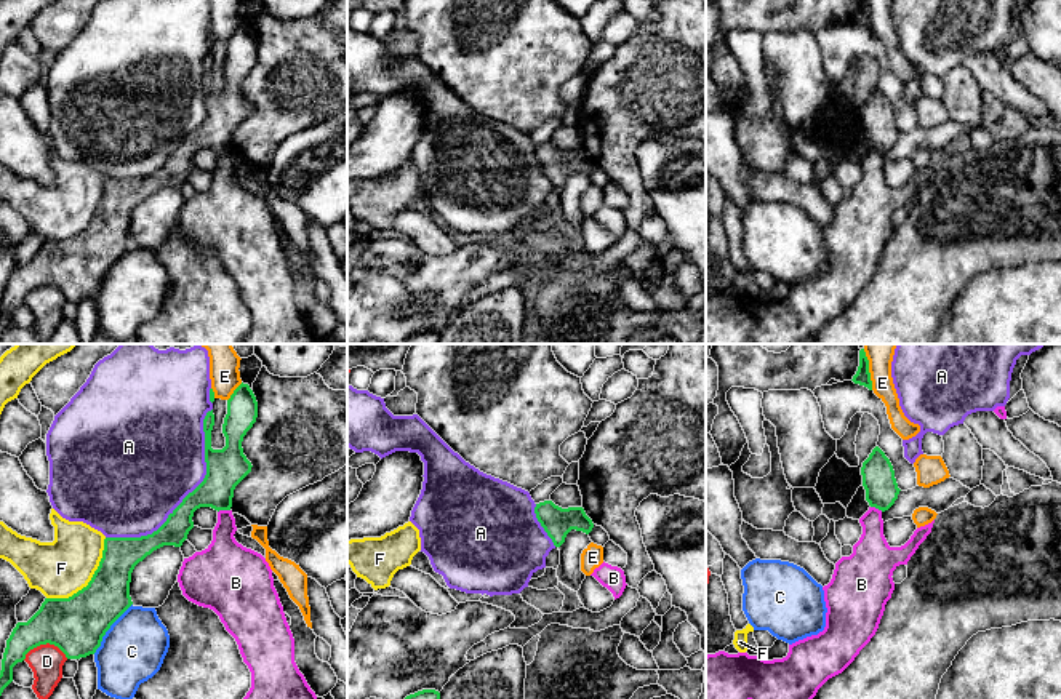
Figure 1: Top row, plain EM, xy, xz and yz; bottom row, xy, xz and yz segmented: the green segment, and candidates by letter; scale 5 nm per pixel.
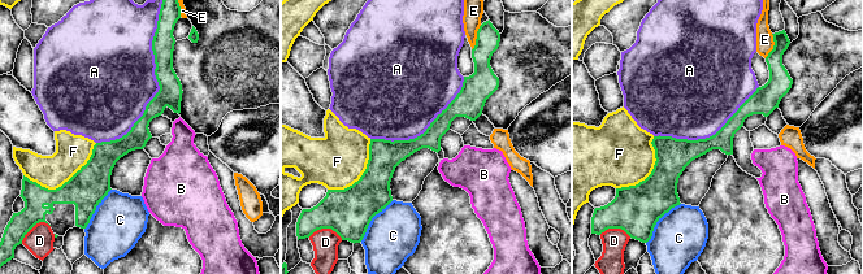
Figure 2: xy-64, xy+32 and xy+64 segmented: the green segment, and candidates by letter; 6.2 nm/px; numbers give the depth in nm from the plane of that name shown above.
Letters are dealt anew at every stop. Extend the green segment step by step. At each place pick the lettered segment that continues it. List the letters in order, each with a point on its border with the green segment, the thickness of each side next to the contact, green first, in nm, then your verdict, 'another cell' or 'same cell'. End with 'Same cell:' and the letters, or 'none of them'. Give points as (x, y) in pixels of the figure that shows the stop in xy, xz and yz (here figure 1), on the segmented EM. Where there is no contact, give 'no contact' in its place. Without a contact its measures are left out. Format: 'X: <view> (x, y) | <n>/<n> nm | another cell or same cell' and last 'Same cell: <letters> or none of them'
A: xy (188, 495) | 200/500 nm | another cell
B: xy (223, 509) | 200/200 nm | another cell
C: xy (109, 627) | 280/320 nm | another cell
D: xy (44, 643) | 280/170 nm | another cell
E: xy (234, 392) | 160/150 nm | another cell
F: xy (90, 581) | 280/280 nm | another cell
Same cell: none of them

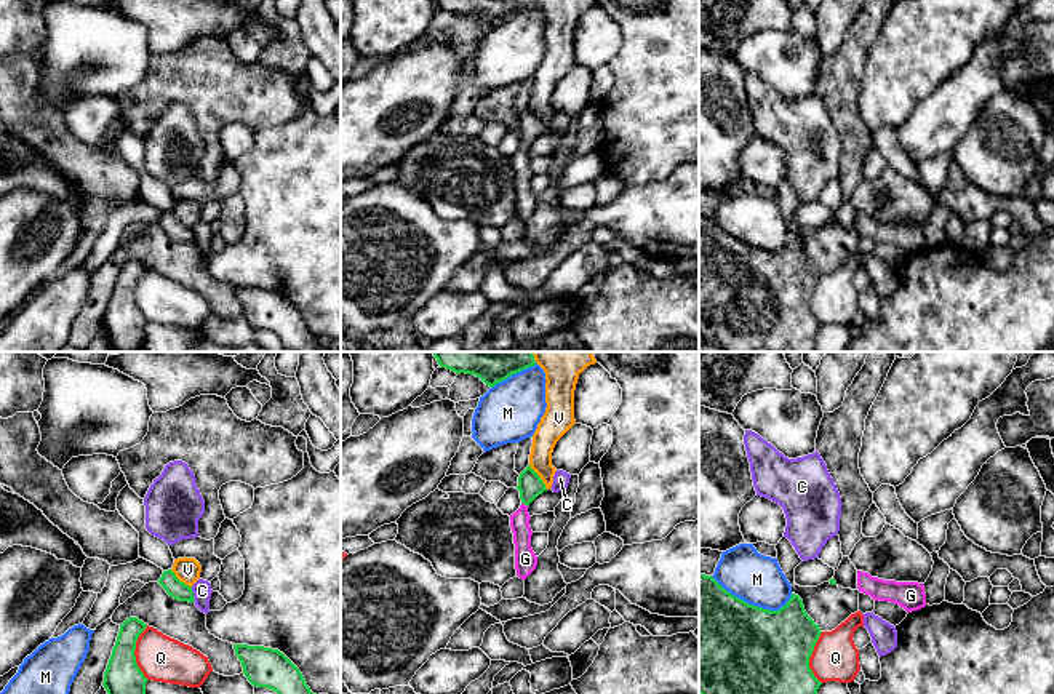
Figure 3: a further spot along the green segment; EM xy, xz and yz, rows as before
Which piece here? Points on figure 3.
C: xy (192, 595) | 90/100 nm | another cell
G: xz (525, 504) | 130/100 nm | same cell
M: yz (752, 605) | 480/260 nm | another cell
Q: xy (133, 653) | 180/220 nm | another cell
V: xz (539, 477) | 130/140 nm | another cell
Same cell: G

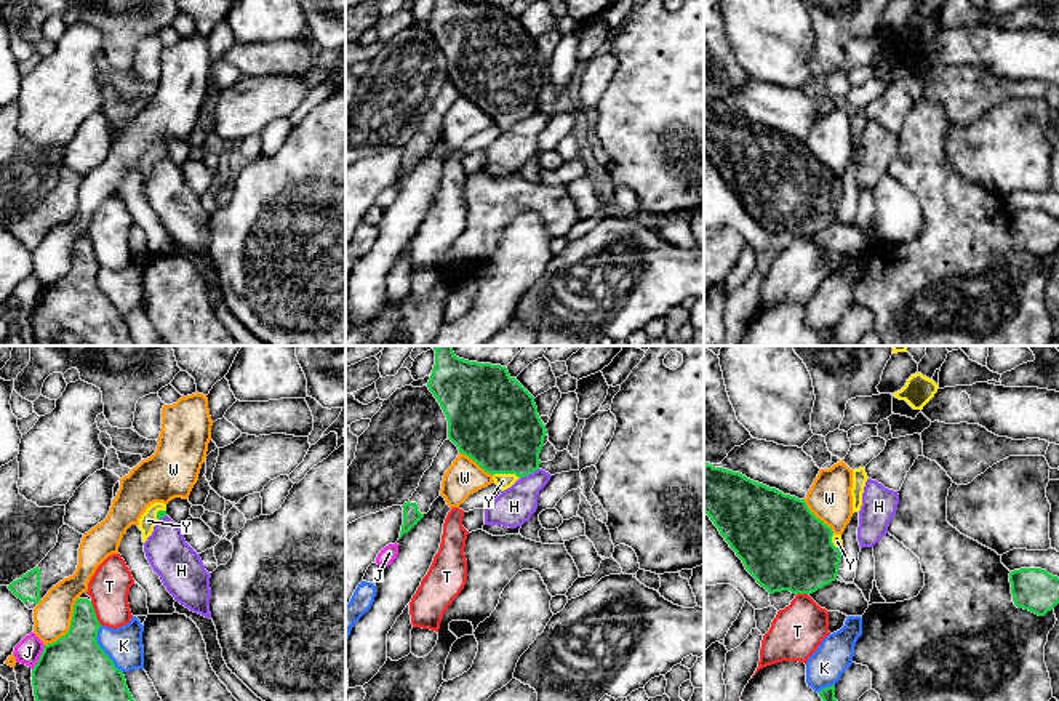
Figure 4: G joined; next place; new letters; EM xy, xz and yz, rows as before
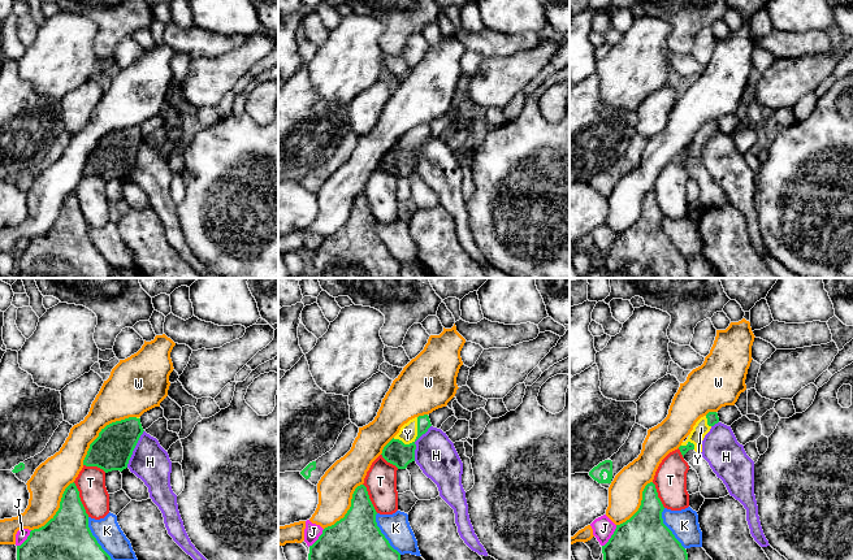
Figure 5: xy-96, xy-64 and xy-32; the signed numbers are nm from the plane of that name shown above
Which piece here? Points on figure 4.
H: xz (528, 474) | 400/190 nm | another cell
J: xy (39, 658) | 340/130 nm | another cell
K: xy (103, 650) | 340/190 nm | another cell
T: xy (95, 613) | 260/200 nm | another cell
W: xy (71, 626) | 340/190 nm | another cell
Y: xz (507, 472) | 440/80 nm | same cell
Same cell: Y

